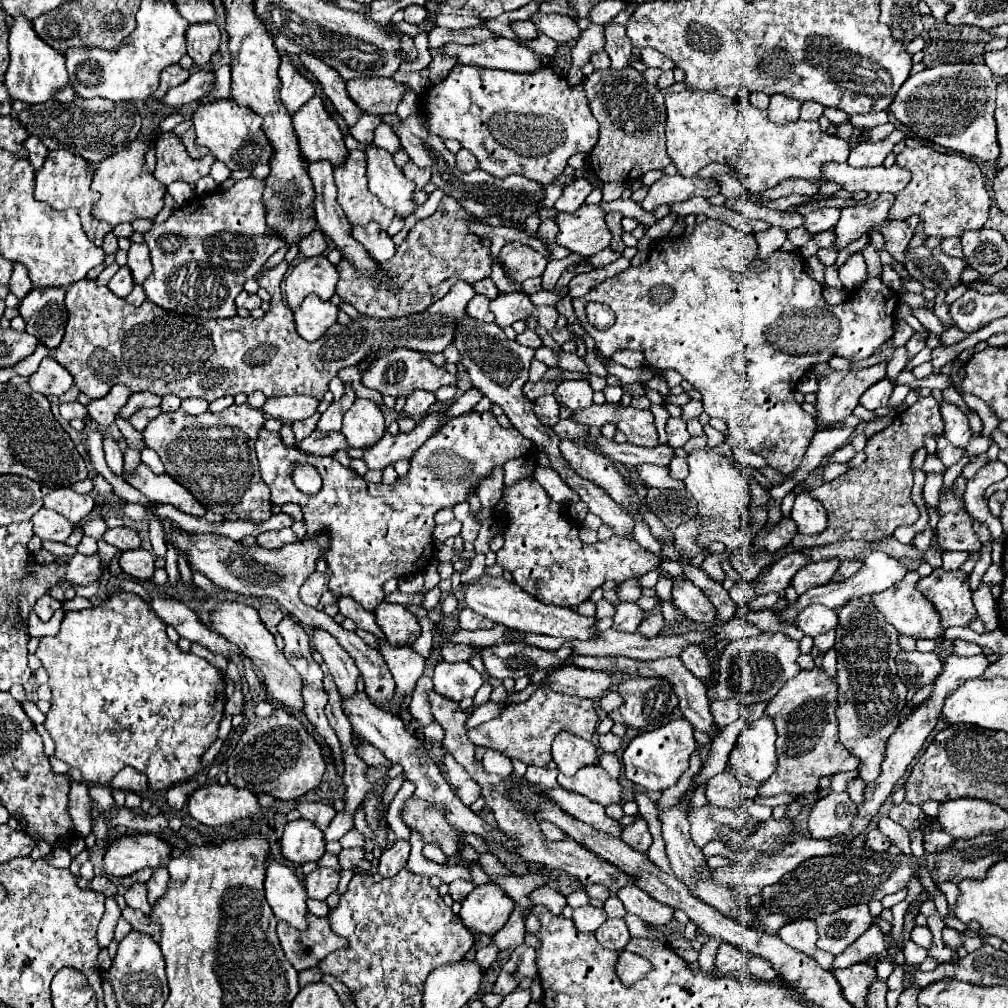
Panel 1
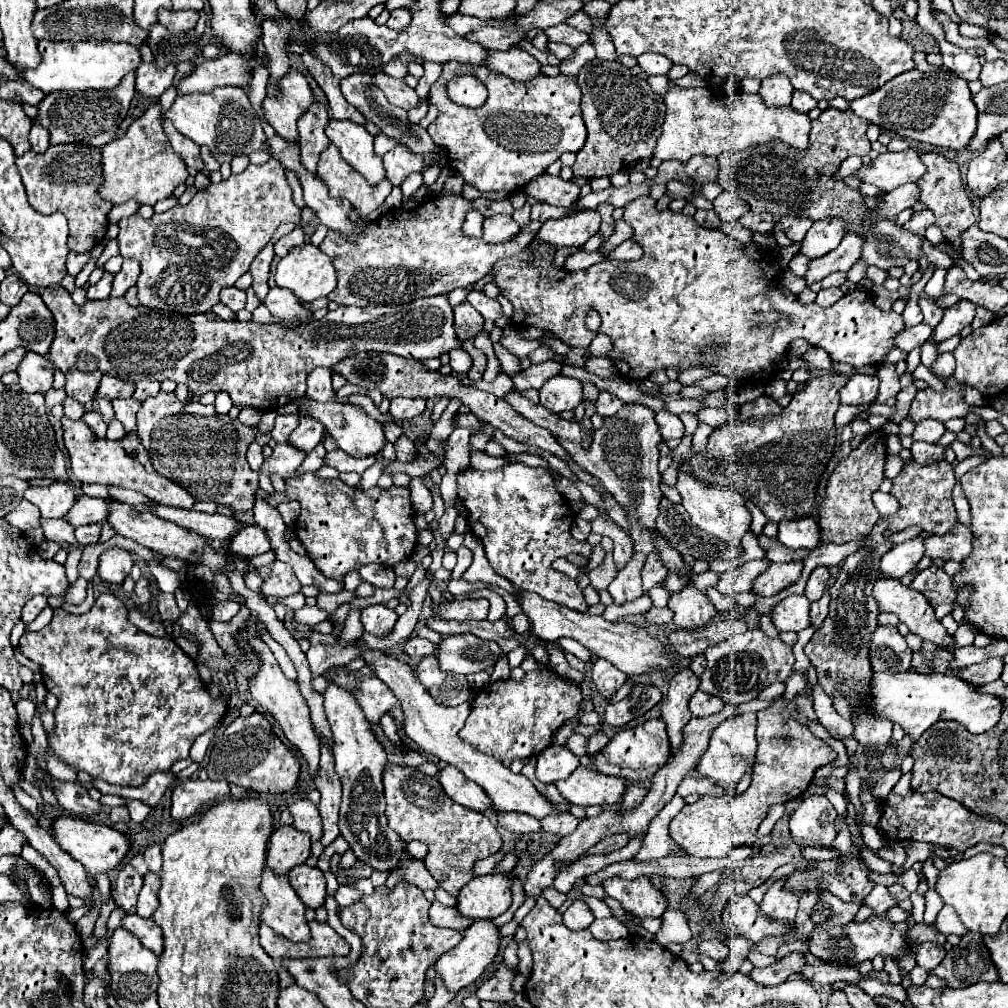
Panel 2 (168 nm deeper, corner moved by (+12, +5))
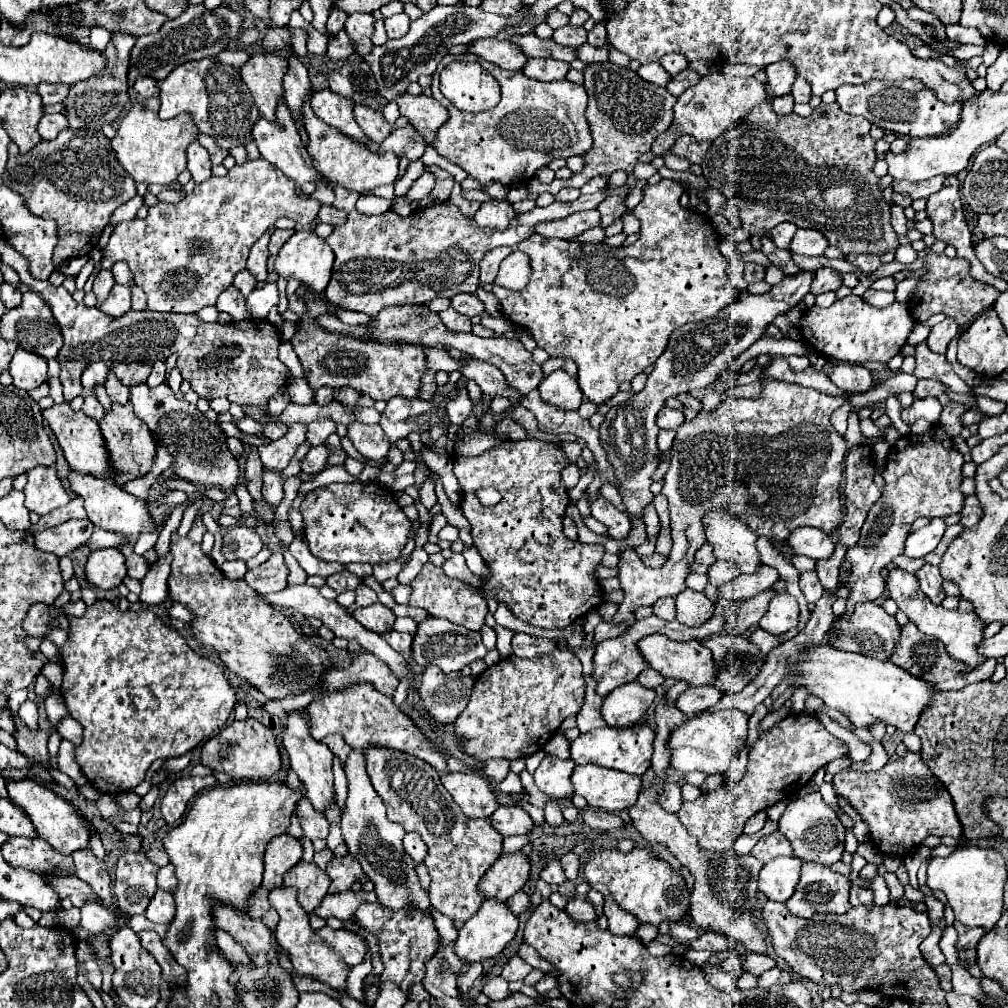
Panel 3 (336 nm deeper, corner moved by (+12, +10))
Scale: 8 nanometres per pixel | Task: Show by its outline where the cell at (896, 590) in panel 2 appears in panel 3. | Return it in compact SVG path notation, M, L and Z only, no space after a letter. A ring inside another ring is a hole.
M895 568L895 570L889 572L887 590L889 590L889 596L897 602L897 606L909 616L911 622L917 624L917 628L923 634L933 636L933 638L937 638L937 640L941 640L945 644L945 650L947 650L947 654L951 658L955 658L957 662L963 662L969 668L977 668L977 666L981 666L987 660L987 656L977 652L977 646L983 642L983 630L987 628L987 622L979 620L973 612L961 614L959 610L945 610L943 606L935 606L921 592L915 574L909 574L909 572L901 570L901 568Z

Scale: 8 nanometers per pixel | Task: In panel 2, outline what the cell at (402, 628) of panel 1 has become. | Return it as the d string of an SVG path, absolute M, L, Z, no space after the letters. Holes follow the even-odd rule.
M369 605L361 611L361 623L375 637L389 635L397 623L397 613L385 605Z

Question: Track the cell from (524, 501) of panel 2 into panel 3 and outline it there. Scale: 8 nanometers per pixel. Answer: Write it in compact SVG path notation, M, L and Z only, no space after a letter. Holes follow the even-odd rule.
M531 438L505 440L501 446L491 448L477 458L453 458L453 472L465 492L459 508L471 524L473 544L491 570L489 576L481 578L483 590L497 602L505 602L515 618L539 628L565 628L603 604L603 590L593 574L605 554L605 548L601 544L583 544L579 540L573 542L563 534L561 518L569 504L569 494L561 482L561 472L567 464L569 460L559 442L541 442ZM481 486L499 490L503 500L497 506L483 506L475 496L475 490Z

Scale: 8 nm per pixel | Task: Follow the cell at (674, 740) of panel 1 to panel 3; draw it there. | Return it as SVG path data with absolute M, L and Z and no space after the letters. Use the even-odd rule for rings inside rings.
M637 724L625 730L615 728L595 728L591 732L579 734L571 740L571 760L575 764L597 764L613 770L621 770L627 774L643 776L645 770L651 766L651 752L653 752L655 732L647 724Z

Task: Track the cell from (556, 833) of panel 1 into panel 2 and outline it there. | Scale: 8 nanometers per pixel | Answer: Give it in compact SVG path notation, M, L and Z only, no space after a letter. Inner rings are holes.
M503 813L503 815L499 815L499 825L503 825L511 833L537 833L537 831L541 831L541 823L525 813Z

